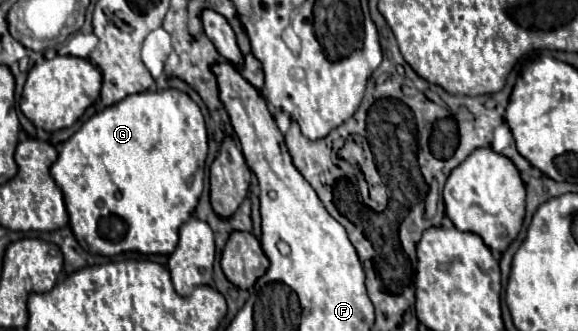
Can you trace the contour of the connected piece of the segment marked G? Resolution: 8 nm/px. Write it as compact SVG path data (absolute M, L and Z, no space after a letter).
M167 88L167 90L155 90L155 92L139 92L123 98L121 102L97 112L91 116L67 142L63 142L57 162L51 166L51 176L57 182L57 186L63 192L65 206L69 212L69 226L77 238L77 242L91 254L101 256L115 256L121 252L141 252L141 254L171 254L179 242L179 226L189 220L193 214L199 196L203 192L203 174L205 174L205 158L207 158L207 130L205 120L199 110L199 106L181 90Z

